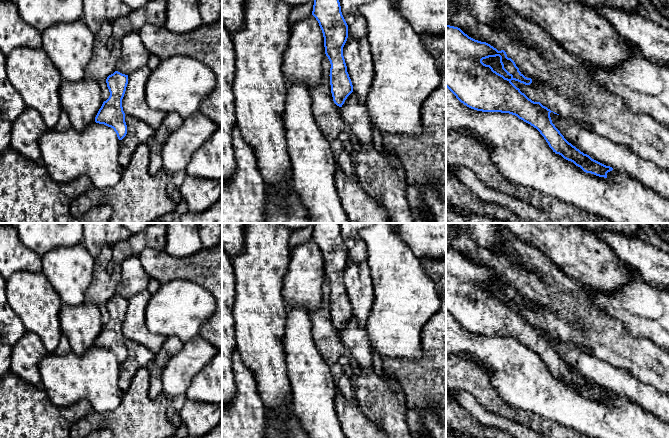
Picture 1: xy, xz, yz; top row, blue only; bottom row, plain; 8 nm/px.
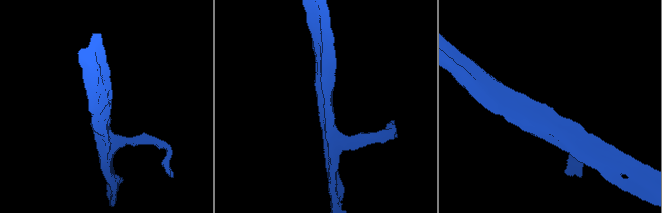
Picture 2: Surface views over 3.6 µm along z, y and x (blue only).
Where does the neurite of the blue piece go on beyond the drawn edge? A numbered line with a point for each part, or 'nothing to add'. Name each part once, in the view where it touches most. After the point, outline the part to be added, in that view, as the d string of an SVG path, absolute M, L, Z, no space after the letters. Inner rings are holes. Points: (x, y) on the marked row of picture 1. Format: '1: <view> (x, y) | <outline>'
nothing to add

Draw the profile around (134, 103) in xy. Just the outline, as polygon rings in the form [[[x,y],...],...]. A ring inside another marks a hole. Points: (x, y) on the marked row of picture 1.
[[[146,65],[128,75],[122,107],[125,115],[147,123],[156,131],[163,124],[167,113],[152,109],[146,101],[145,87],[151,72],[152,70]]]

